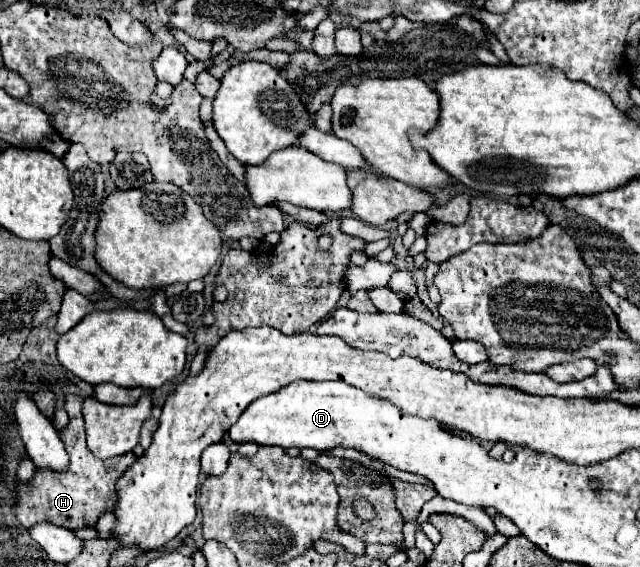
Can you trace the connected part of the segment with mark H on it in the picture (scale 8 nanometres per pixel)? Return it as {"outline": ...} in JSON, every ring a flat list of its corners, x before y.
{"outline":[[66,395,66,413,70,415,70,425,60,433,66,445,66,451,70,453,70,467,68,473,56,473,56,471,36,471,34,479,30,483,20,483,18,487,18,509,16,515,22,523,22,527,30,529,38,523,52,523,68,529,84,529,94,527,102,513,114,511,116,505,108,503,110,499,116,499,116,481,118,475,124,473,122,463,116,461,100,461,96,459,88,447,84,437,84,421,82,421,82,397,80,395]]}

